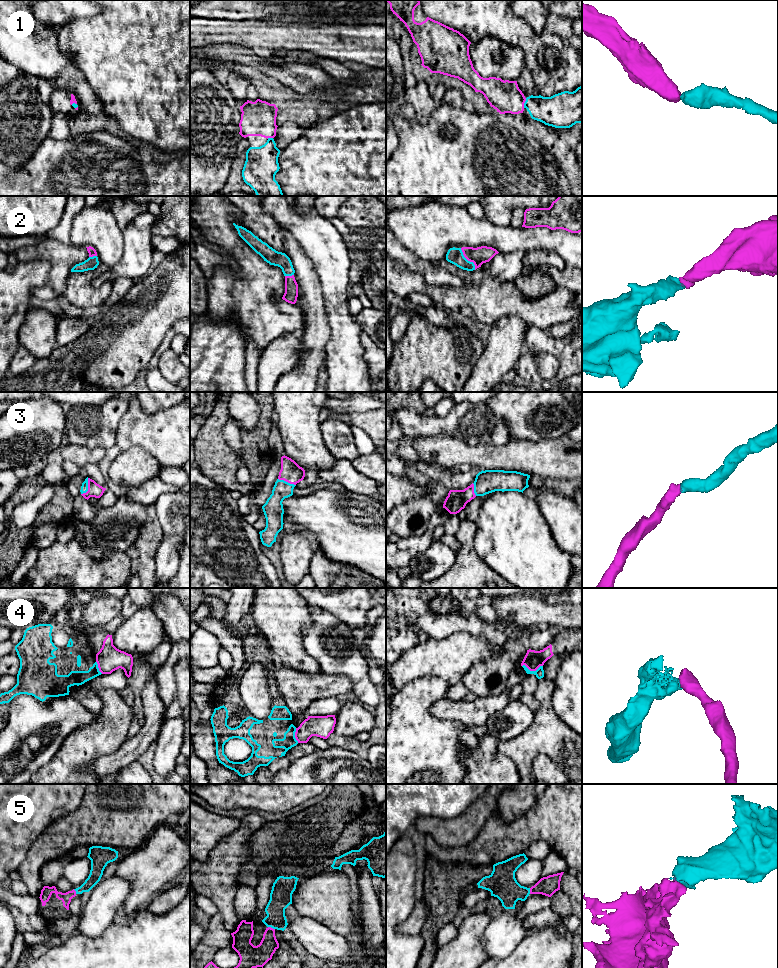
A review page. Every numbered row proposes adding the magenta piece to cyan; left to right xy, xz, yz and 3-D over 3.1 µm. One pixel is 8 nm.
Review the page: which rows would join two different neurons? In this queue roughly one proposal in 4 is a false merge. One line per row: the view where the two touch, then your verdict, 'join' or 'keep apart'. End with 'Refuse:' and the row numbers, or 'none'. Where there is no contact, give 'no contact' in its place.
1: meets cyan in yz; join
2: meets cyan in yz; join
3: meets cyan in xy; join
4: meets cyan in yz; keep apart
5: meets cyan in xz; join
Refuse: 4

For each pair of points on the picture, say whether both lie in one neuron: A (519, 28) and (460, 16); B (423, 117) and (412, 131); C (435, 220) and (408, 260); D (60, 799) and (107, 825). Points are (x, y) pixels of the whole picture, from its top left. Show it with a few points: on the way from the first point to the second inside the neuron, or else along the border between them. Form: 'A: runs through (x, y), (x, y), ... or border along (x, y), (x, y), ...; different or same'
A: runs through (504, 24), (493, 16), (475, 16); same
B: border along (436, 108), (425, 123), (419, 123), (414, 118); different
C: border along (396, 239), (417, 256), (432, 263); different
D: border along (84, 794), (78, 806), (55, 820); different

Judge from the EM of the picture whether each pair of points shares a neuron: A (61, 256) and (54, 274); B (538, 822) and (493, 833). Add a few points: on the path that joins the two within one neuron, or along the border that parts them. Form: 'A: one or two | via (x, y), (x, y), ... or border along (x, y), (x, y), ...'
A: one | via (61, 260), (61, 267), (58, 270)
B: one | via (527, 829), (521, 833), (504, 833)

